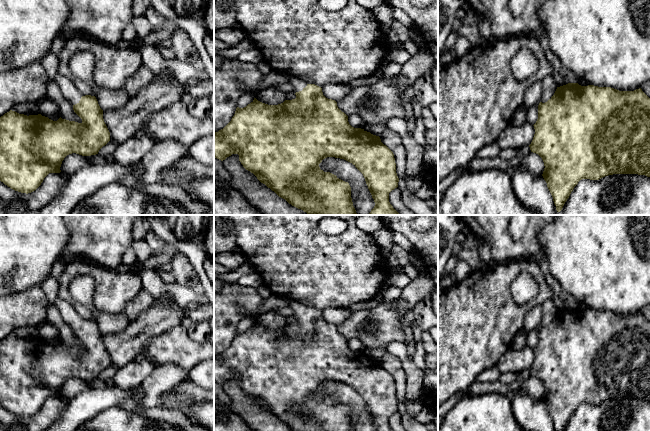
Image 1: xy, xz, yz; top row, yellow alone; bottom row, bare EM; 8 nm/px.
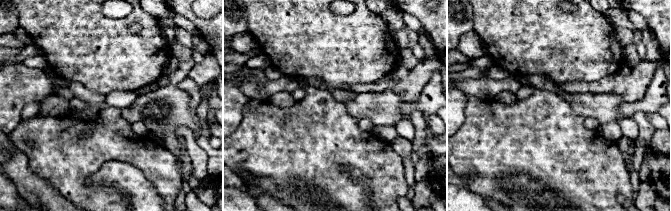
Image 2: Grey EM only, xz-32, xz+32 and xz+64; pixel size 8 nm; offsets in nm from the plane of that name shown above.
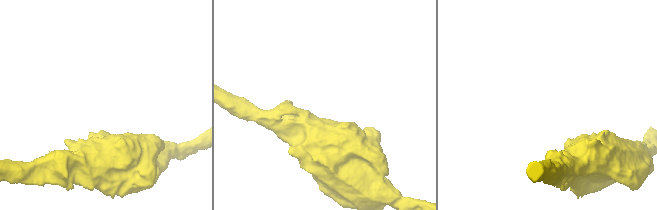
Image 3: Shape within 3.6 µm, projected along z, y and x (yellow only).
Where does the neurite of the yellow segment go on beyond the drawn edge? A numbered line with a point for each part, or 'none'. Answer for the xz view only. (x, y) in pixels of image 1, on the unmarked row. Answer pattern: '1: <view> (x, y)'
1: xz (298, 308)

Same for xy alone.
1: xy (69, 315)

